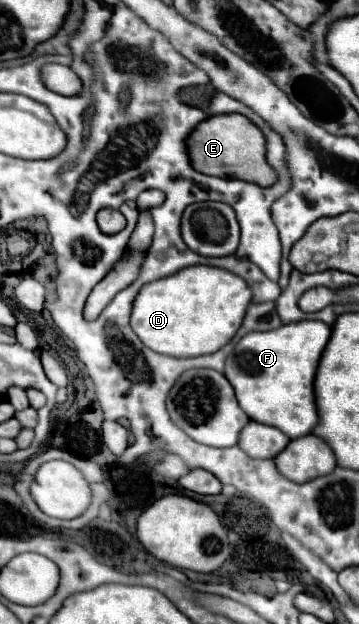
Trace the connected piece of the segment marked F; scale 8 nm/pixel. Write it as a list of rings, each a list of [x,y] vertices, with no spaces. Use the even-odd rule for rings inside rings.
[[[318,320],[290,322],[268,332],[246,334],[232,354],[228,354],[224,366],[224,376],[230,380],[246,416],[254,422],[278,428],[288,438],[310,434],[318,424],[312,382],[328,338],[330,326]]]

